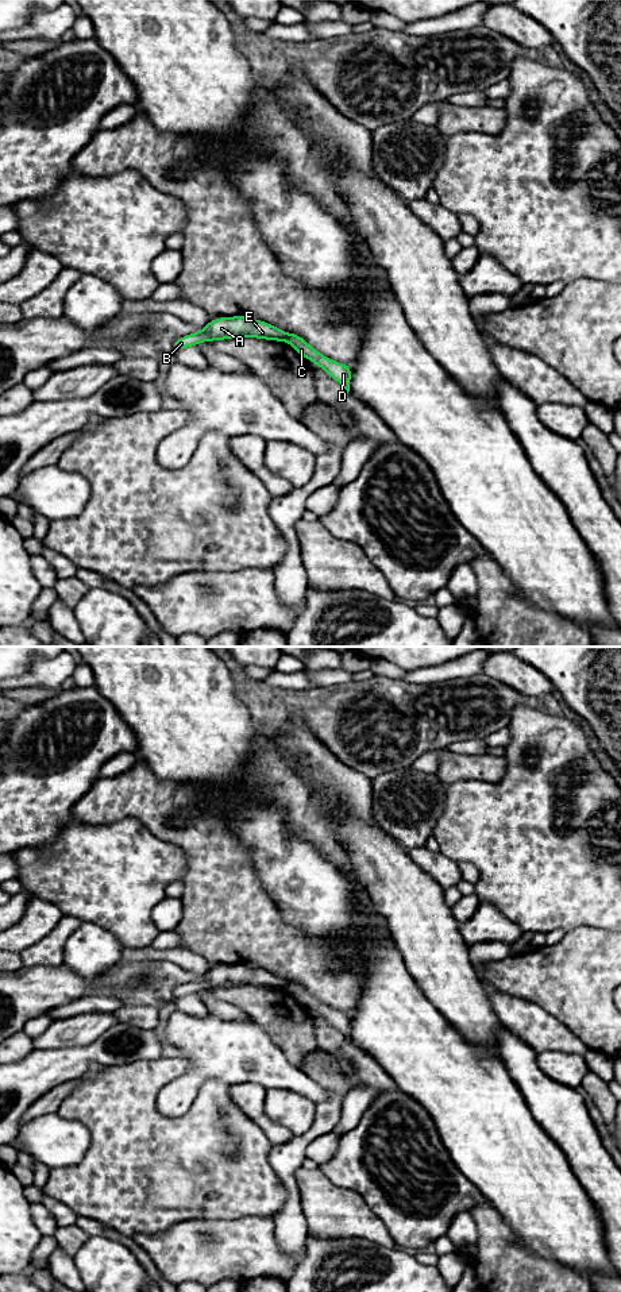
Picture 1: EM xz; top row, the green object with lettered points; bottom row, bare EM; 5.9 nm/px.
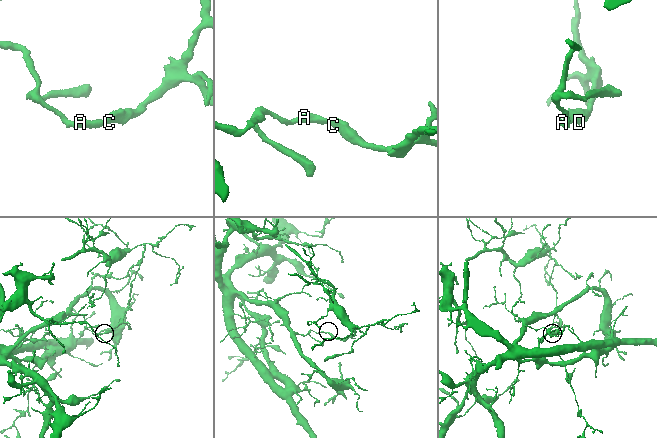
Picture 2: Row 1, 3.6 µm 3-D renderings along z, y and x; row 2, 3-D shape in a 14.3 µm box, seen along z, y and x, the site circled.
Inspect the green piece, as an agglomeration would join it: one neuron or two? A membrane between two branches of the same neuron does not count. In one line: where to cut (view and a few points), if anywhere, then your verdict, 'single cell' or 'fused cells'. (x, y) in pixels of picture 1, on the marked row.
xz (289, 334), (286, 340) | fused cells

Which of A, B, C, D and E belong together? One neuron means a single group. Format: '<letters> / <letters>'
A B E / C D

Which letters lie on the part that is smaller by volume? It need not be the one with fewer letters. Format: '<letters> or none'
C, D

